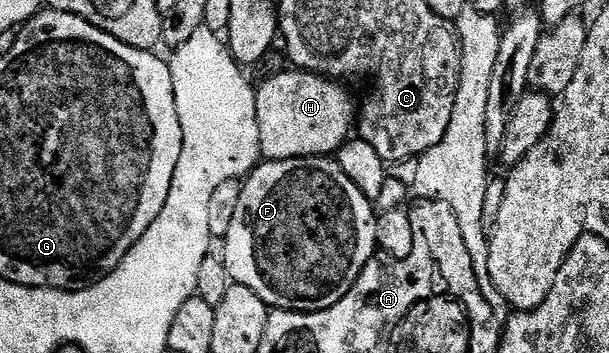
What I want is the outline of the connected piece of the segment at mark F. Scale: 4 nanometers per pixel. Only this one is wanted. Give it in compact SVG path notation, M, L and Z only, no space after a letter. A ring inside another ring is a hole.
M331 156L322 157L295 157L285 161L265 160L257 164L256 168L248 174L243 182L244 190L238 199L238 211L234 211L234 223L230 223L228 236L223 238L224 252L222 258L224 265L228 269L229 278L235 284L242 287L250 287L260 296L265 305L275 307L276 309L291 309L293 313L317 313L323 309L334 307L346 294L352 290L354 283L362 275L366 263L374 256L377 256L378 246L376 244L376 219L378 216L373 202L368 200L366 195L362 195L360 188L342 171L339 160Z

